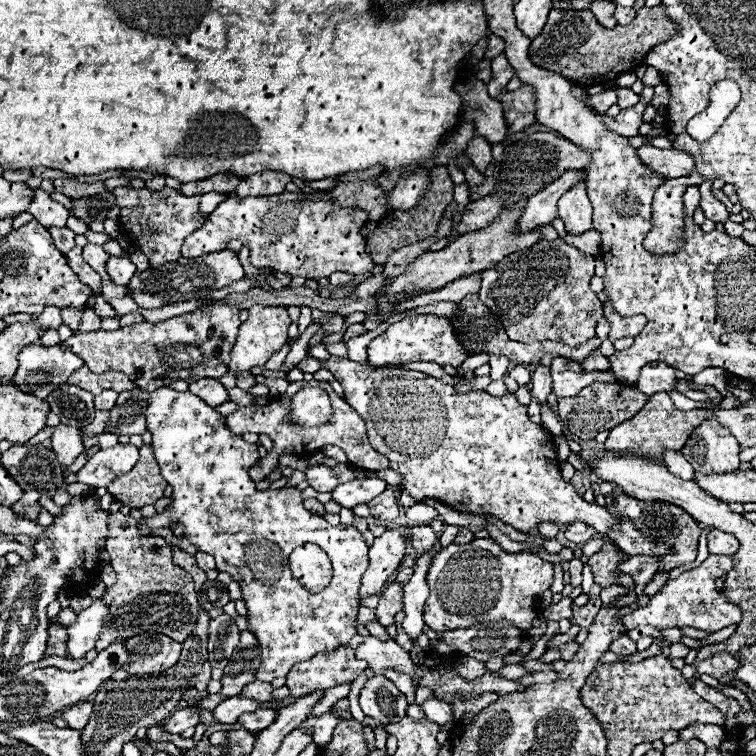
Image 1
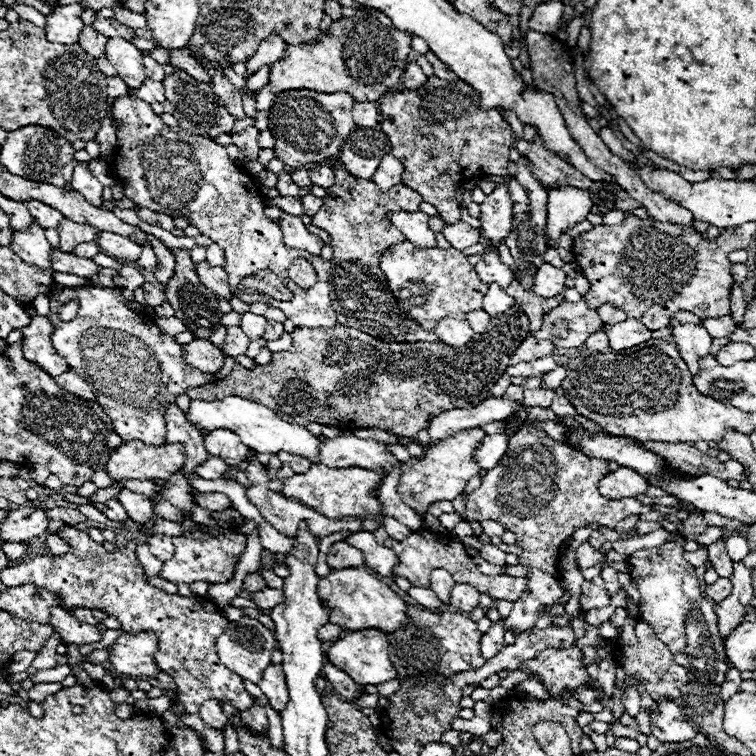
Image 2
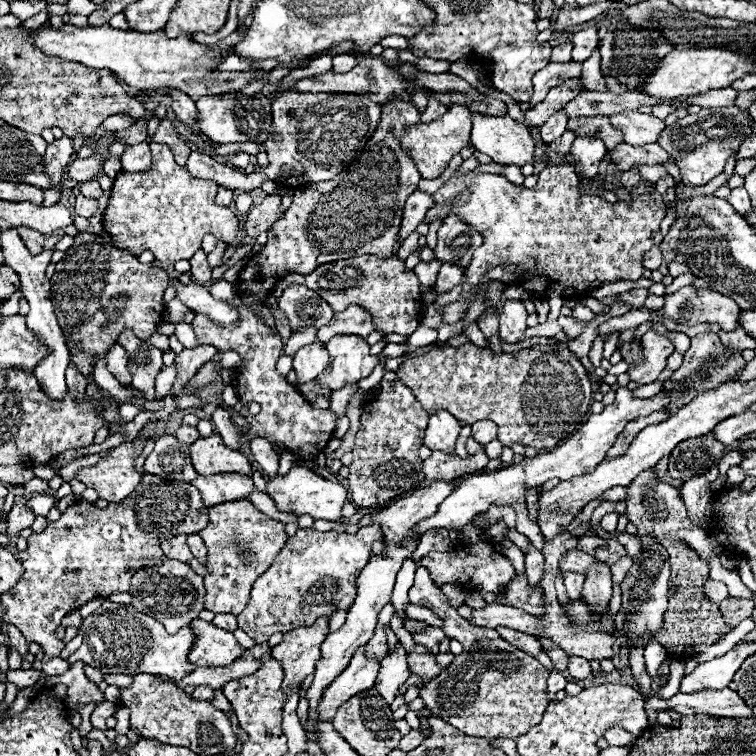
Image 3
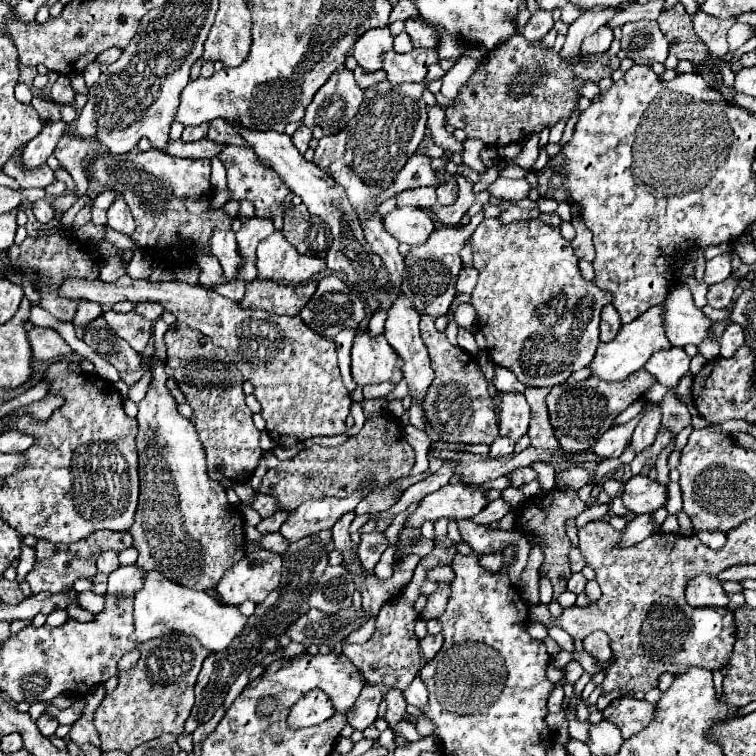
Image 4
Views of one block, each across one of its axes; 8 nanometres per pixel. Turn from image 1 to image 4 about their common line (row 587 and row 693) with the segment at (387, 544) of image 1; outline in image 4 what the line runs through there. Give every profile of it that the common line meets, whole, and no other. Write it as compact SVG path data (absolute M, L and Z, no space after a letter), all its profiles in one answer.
M366 684L362 688L362 694L356 700L356 706L352 706L352 712L348 716L348 724L356 730L364 730L366 726L374 724L378 718L378 706L384 700L384 692L380 686Z

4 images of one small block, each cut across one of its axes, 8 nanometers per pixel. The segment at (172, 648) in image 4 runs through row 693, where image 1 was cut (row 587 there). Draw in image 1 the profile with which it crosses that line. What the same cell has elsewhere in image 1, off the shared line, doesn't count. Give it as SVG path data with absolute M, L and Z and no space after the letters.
M120 512L110 514L108 526L106 550L110 554L110 564L118 574L118 582L112 588L106 588L102 596L110 606L110 620L96 640L96 650L100 652L114 640L126 640L150 630L184 642L198 620L198 598L192 576L172 562L172 548L162 536L138 536L136 520L132 516Z

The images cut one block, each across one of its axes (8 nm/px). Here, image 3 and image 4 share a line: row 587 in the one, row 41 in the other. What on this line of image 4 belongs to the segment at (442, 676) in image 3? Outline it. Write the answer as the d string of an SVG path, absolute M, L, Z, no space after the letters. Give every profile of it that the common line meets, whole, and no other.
M408 18L404 24L406 24L406 32L412 38L414 48L436 48L438 46L436 30L424 24L420 18Z

